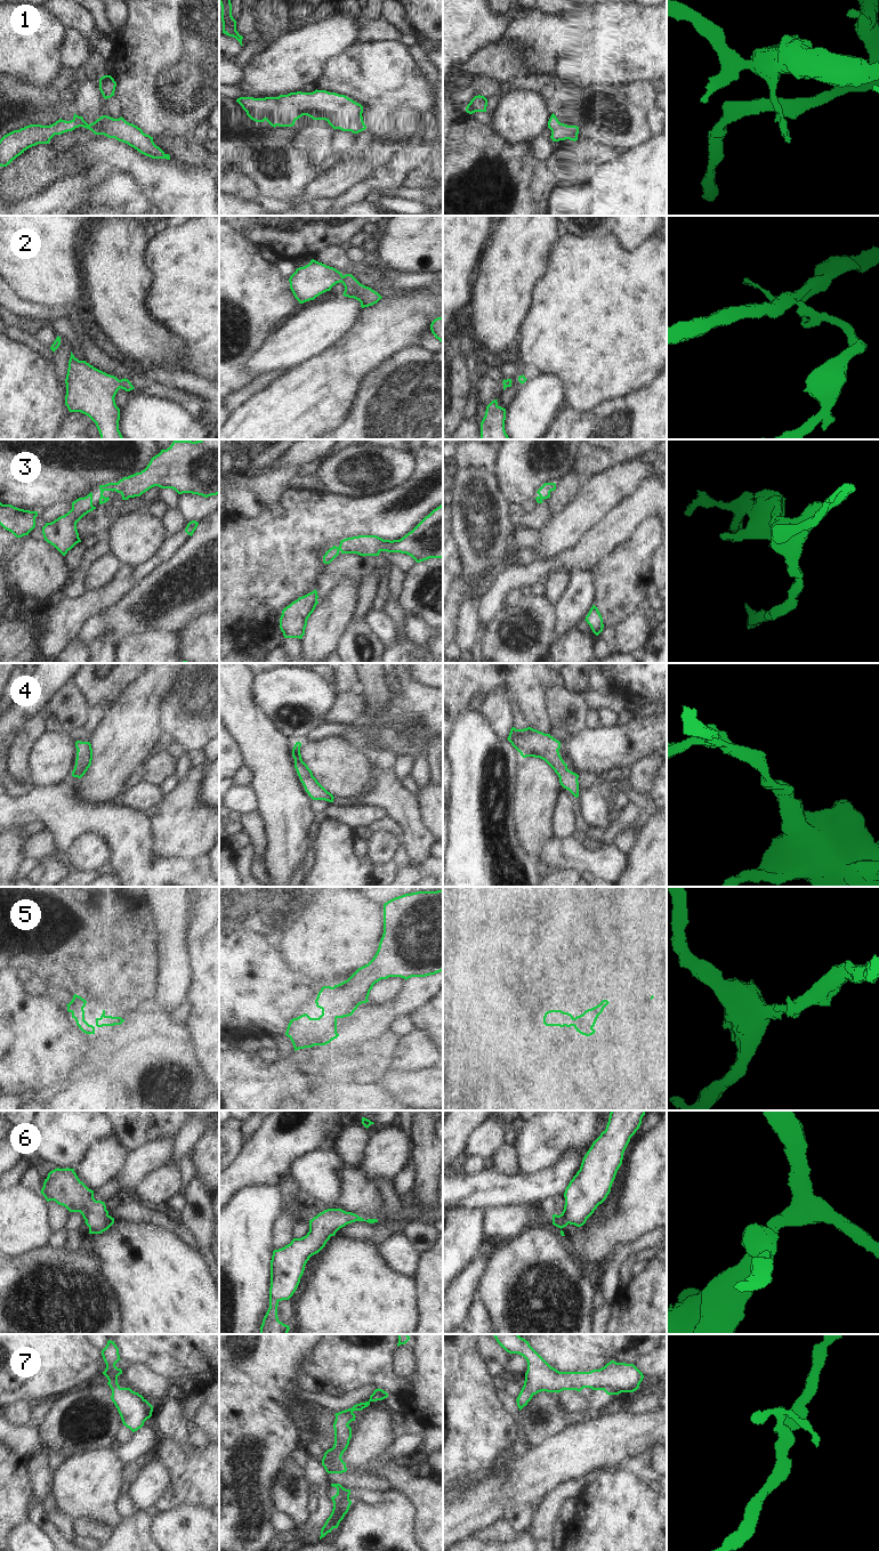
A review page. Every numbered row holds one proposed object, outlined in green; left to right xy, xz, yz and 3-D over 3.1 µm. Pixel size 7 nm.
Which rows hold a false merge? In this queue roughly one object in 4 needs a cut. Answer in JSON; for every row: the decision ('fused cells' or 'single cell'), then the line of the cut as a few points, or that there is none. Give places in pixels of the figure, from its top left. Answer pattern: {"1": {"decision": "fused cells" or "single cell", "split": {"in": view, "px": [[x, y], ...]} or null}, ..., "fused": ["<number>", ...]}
{"1": {"decision": "single cell", "split": null}, "2": {"decision": "single cell", "split": null}, "3": {"decision": "single cell", "split": null}, "4": {"decision": "single cell", "split": null}, "5": {"decision": "single cell", "split": null}, "6": {"decision": "single cell", "split": null}, "7": {"decision": "single cell", "split": null}, "fused": []}

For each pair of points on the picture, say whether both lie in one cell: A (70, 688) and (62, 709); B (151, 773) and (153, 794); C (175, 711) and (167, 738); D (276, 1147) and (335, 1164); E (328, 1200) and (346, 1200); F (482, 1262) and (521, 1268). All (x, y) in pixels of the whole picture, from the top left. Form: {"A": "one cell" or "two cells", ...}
{"A": "one cell", "B": "two cells", "C": "two cells", "D": "two cells", "E": "two cells", "F": "two cells"}

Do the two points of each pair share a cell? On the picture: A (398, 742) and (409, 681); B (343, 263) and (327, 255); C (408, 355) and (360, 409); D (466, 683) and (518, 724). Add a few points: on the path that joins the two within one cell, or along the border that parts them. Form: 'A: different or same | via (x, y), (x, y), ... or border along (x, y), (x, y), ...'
A: same | via (405, 727), (409, 723), (409, 696)
B: same | via (339, 260), (335, 256), (330, 256)
C: same | via (394, 368), (380, 379), (371, 395)
D: different | border along (522, 716), (530, 726)

